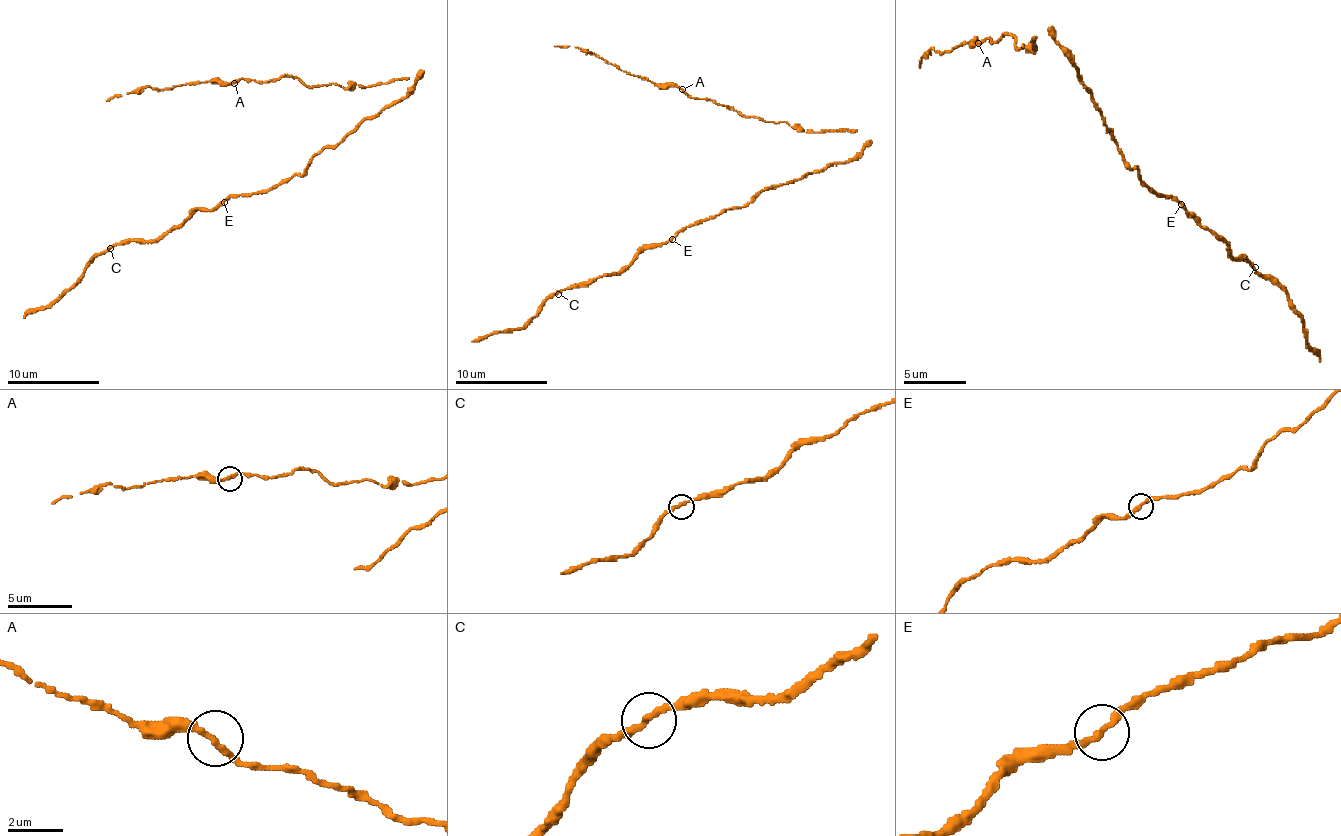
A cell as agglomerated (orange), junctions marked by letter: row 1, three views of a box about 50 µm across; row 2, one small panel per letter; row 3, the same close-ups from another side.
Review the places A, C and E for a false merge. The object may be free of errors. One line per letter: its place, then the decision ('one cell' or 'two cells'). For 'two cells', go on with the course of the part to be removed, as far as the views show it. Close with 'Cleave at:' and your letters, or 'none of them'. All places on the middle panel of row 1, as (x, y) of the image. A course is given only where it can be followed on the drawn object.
A: place (682, 89); one cell
C: place (558, 294); one cell
E: place (672, 239); one cell
Cleave at: none of them

